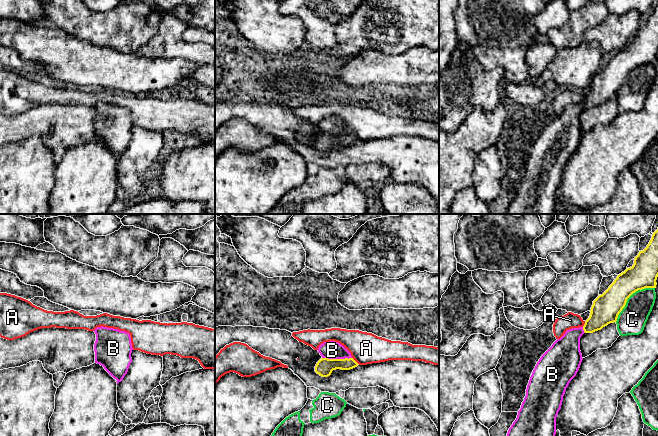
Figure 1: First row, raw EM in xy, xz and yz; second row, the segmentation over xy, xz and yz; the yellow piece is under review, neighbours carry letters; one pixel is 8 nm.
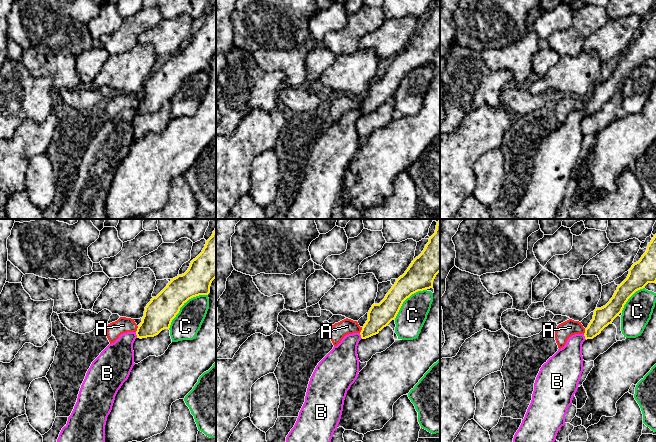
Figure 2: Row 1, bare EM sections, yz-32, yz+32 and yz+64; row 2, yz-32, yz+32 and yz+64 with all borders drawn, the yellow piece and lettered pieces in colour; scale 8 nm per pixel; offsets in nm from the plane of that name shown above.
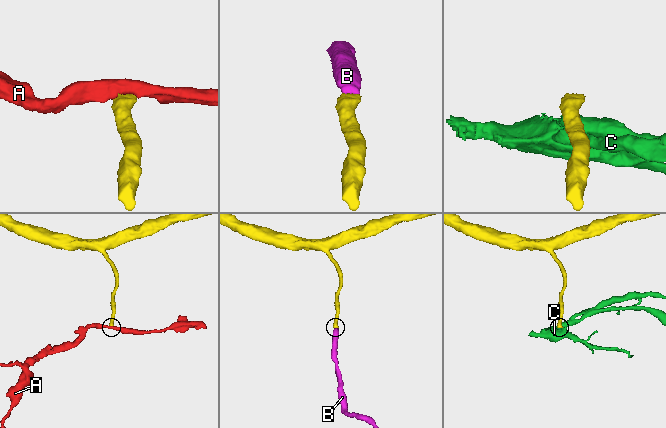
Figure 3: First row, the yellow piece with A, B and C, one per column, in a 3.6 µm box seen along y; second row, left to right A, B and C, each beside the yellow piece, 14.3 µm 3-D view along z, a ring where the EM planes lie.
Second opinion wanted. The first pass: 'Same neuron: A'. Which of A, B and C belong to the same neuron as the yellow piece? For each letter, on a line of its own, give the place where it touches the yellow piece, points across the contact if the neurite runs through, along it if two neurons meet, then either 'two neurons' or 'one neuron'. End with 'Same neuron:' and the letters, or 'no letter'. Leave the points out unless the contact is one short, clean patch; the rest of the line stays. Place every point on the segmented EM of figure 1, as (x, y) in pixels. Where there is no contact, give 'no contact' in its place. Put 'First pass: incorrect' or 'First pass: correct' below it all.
A: meets yellow in xz at (354, 360); border along xz (352, 357), (358, 363); two neurons
B: meets yellow in xz at (337, 359); runs through xz (324, 367), (332, 359), (337, 359), (332, 350); one neuron
C: meets yellow in yz at (629, 296); border along yz (654, 287), (636, 290), (627, 299), (625, 306), (615, 321); two neurons
Same neuron: B
First pass: incorrect

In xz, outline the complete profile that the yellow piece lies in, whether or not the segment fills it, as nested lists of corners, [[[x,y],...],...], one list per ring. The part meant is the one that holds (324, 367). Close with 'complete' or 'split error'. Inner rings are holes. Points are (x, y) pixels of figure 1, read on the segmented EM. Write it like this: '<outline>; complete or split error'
[[[324,342],[318,348],[322,358],[315,366],[315,372],[322,377],[328,377],[333,370],[350,370],[358,366],[351,353],[340,343]]]; split error

